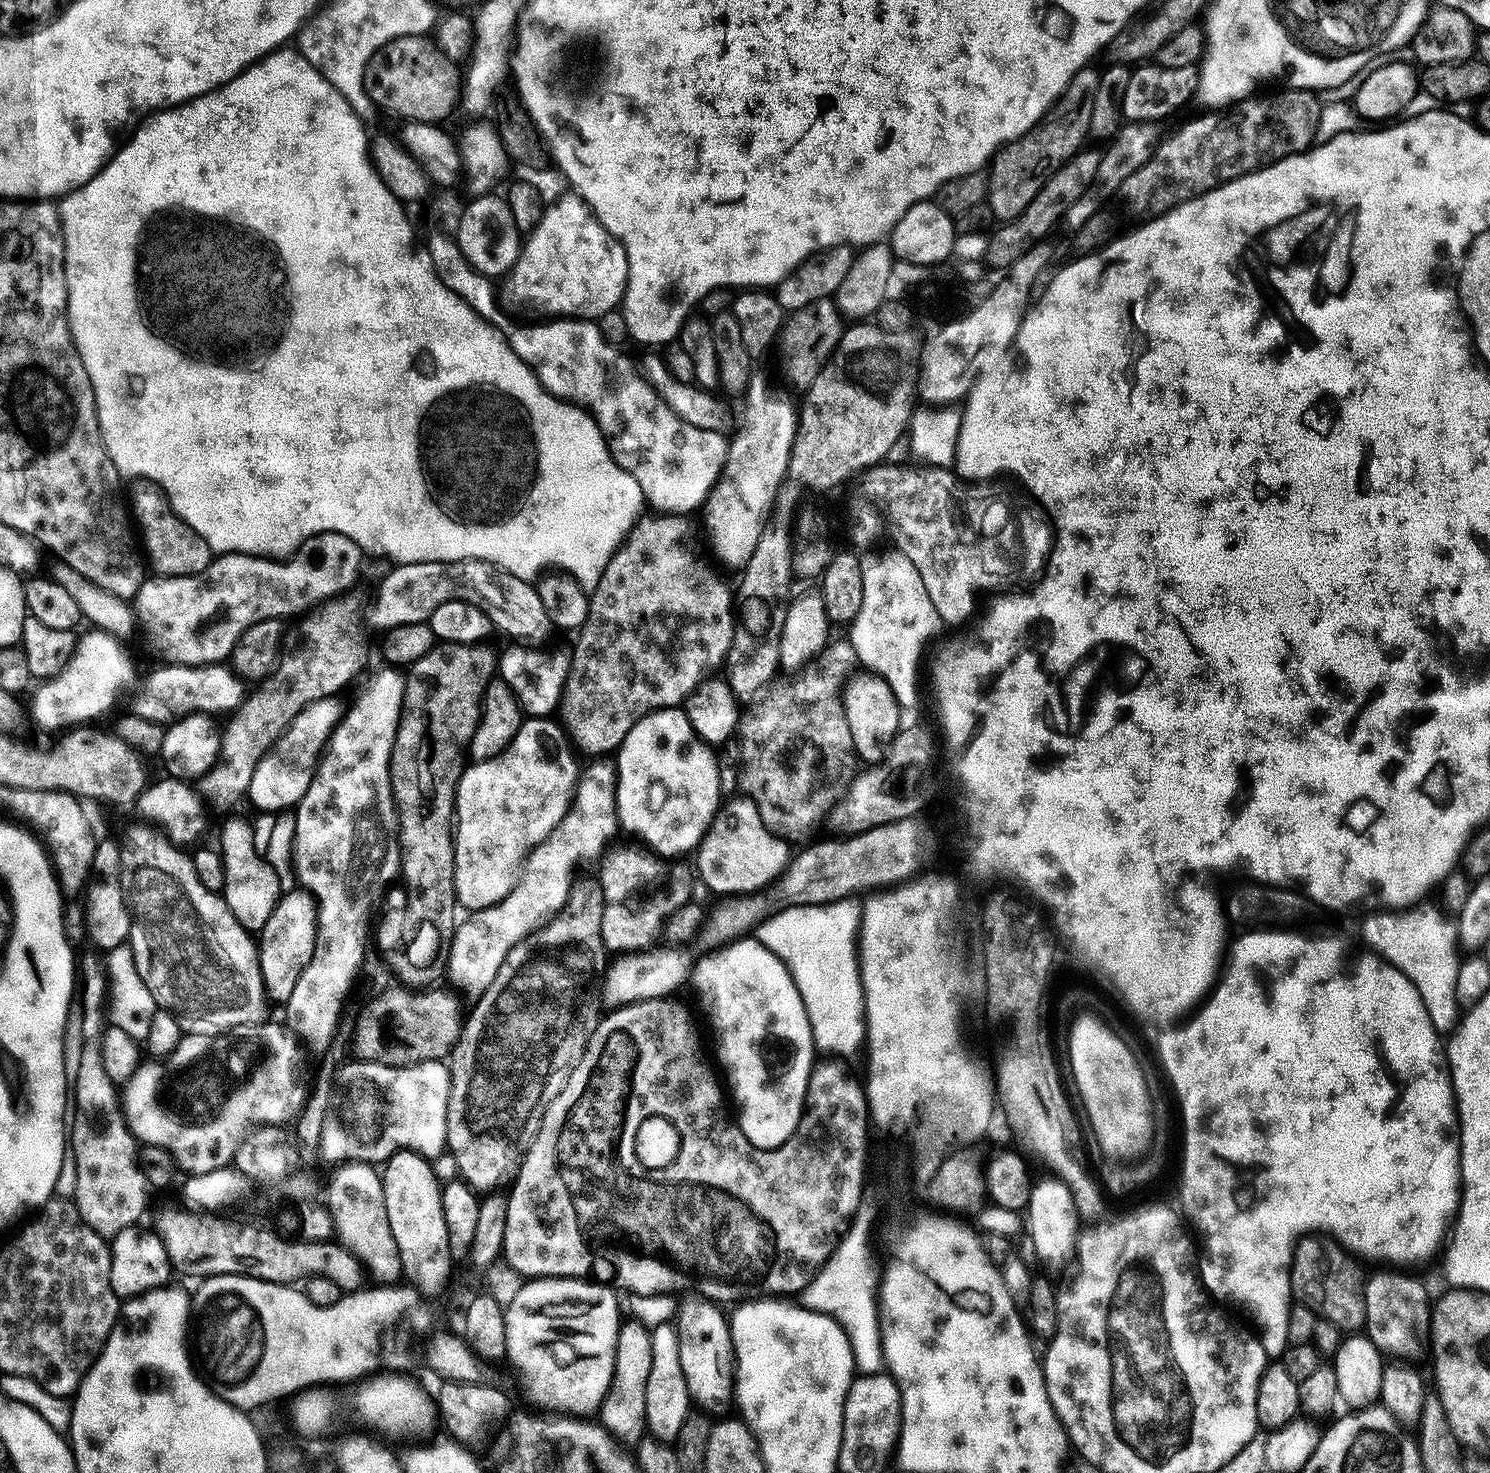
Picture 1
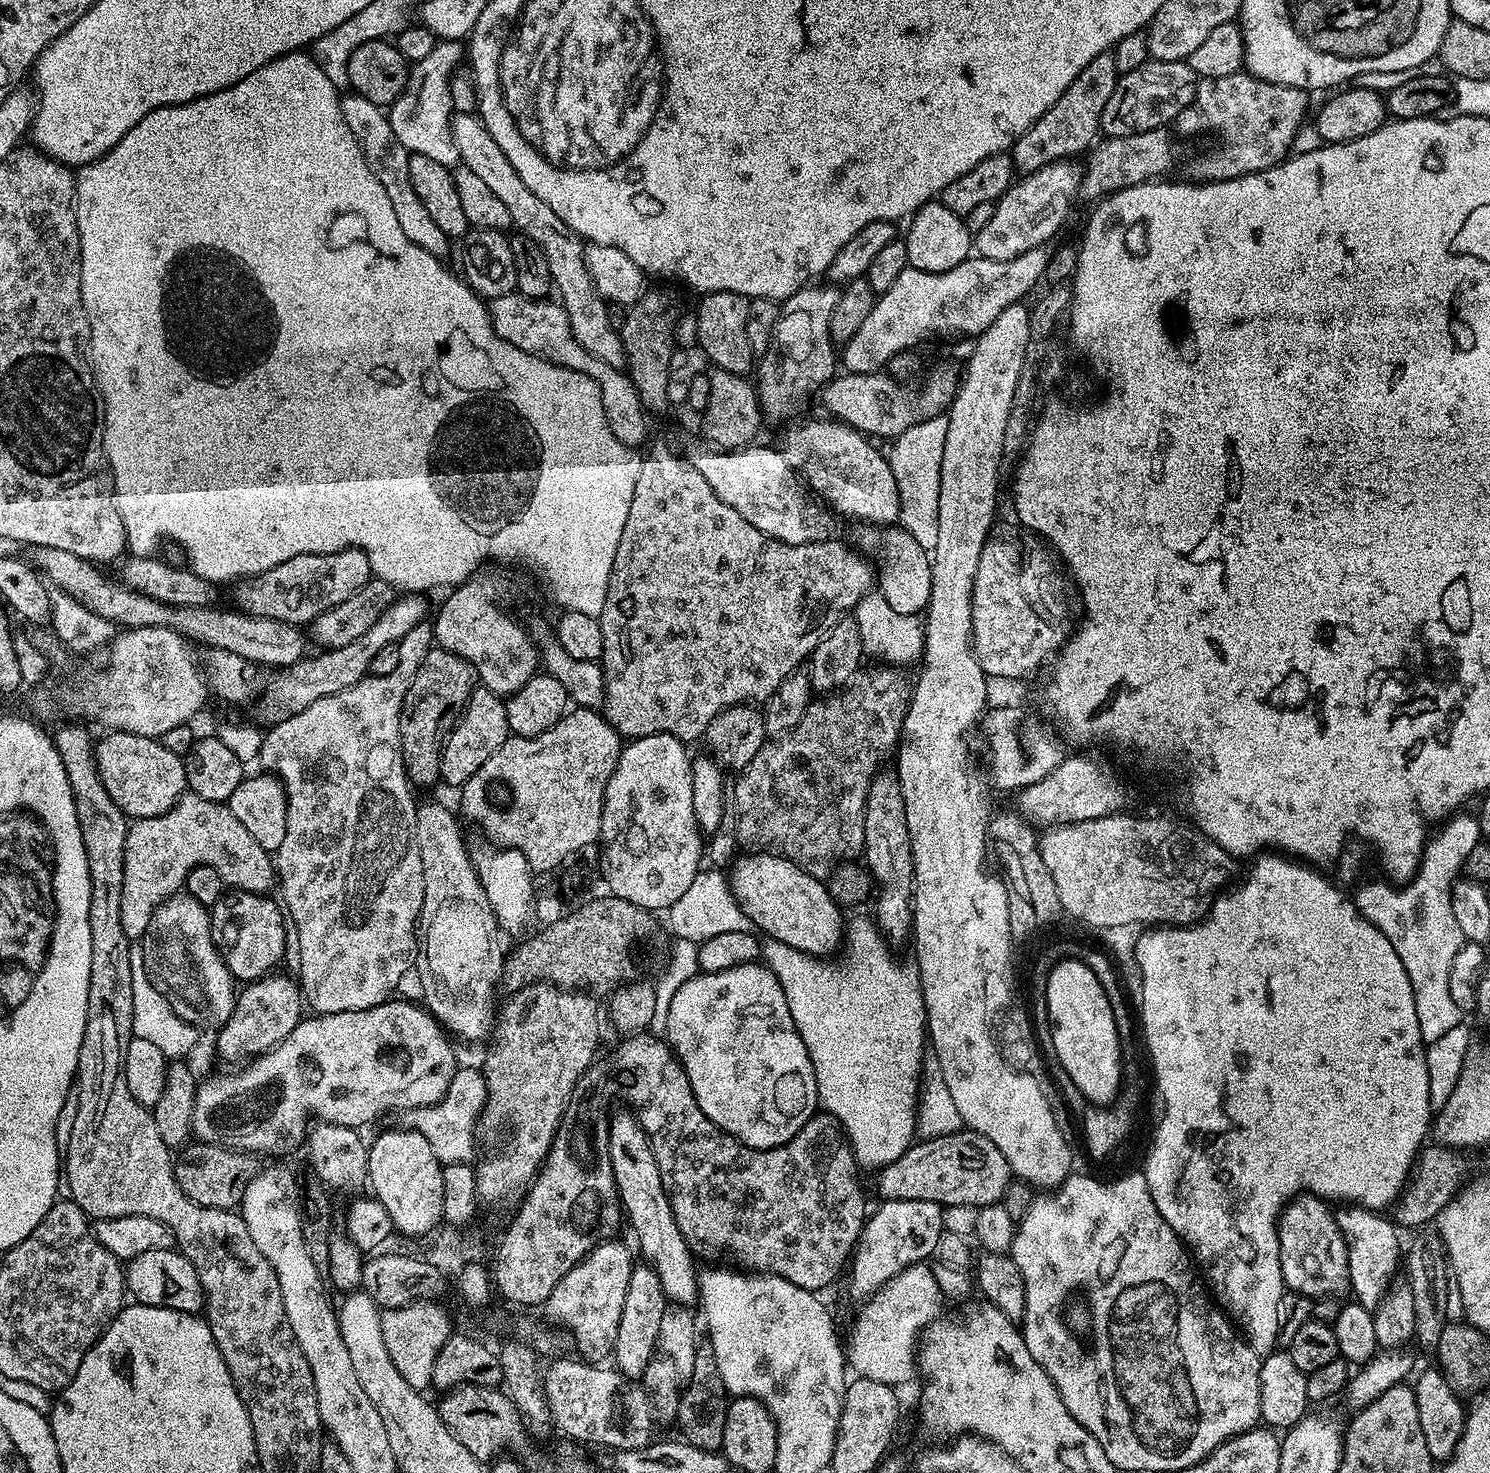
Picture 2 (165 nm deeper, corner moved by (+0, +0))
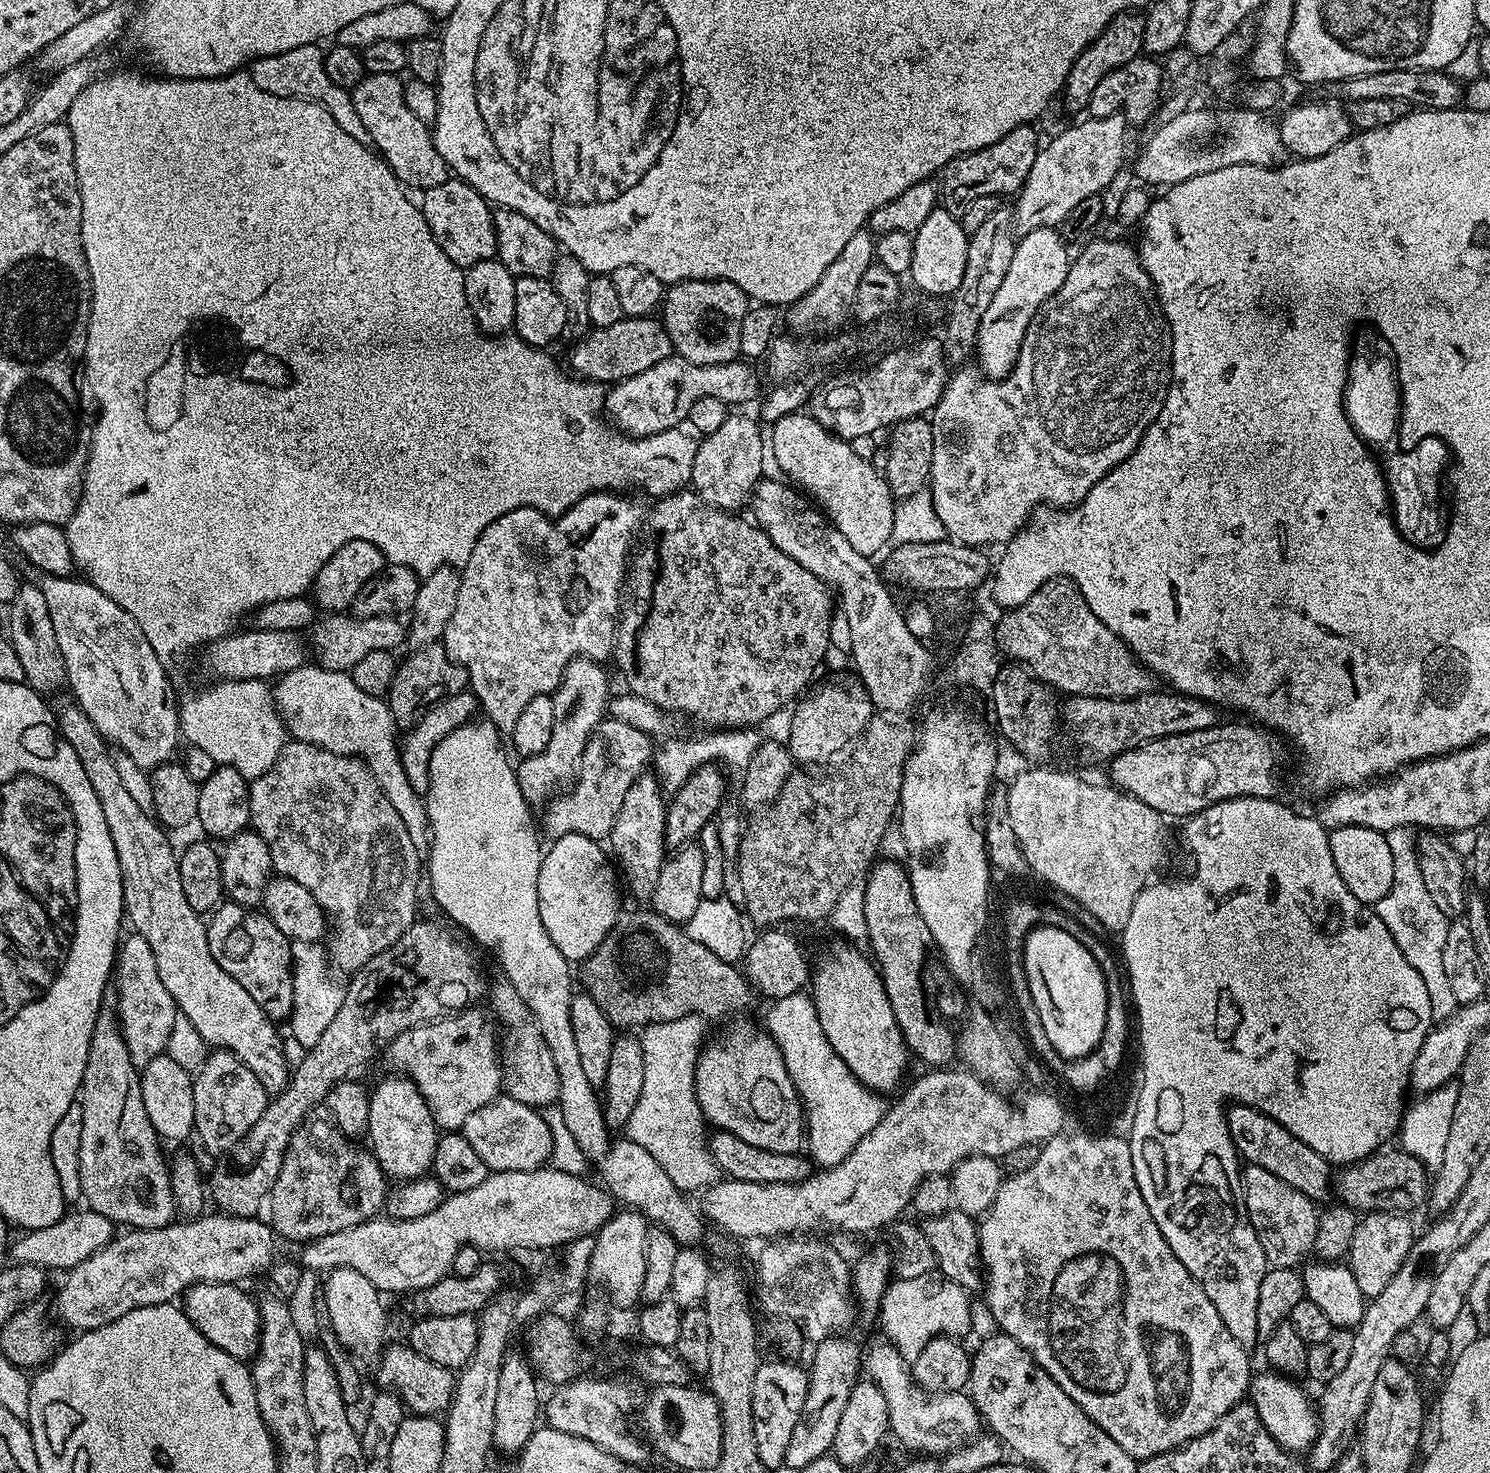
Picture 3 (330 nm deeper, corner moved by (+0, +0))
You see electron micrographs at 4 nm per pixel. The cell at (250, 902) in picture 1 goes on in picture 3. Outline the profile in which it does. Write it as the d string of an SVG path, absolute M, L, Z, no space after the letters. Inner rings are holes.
M224 902L211 913L210 919L206 925L214 962L218 962L218 966L222 966L222 970L226 970L226 974L230 974L230 978L262 1006L272 1021L287 1021L294 1002L292 946L288 937L270 922L267 914L252 906Z

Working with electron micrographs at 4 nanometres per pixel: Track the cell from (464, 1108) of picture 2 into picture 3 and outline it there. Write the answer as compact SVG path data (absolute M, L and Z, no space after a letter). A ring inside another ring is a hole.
M501 1094L486 1106L474 1110L466 1118L463 1134L466 1142L474 1146L474 1151L492 1172L506 1170L534 1170L541 1167L551 1157L554 1135L548 1124L530 1104L518 1102L513 1096Z

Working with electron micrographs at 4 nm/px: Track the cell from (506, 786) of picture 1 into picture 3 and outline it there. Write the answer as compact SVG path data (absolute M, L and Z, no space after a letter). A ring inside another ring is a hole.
M611 718L601 720L596 731L592 733L592 737L586 742L586 750L580 759L578 779L571 787L564 790L569 790L569 792L564 792L561 796L553 795L551 799L547 801L546 807L543 809L543 811L545 810L544 828L542 824L543 835L545 837L548 835L548 838L555 838L565 836L566 834L582 834L583 836L589 836L591 840L597 842L603 841L612 832L614 822L622 810L622 802L626 798L626 790L630 790L630 786L634 786L634 782L642 775L645 769L647 769L644 767L646 767L647 764L649 767L653 756L654 740L651 735L621 720L613 720Z

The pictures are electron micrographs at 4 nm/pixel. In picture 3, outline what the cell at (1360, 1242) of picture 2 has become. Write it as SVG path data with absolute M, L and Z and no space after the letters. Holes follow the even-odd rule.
M1232 1104L1227 1109L1228 1139L1234 1142L1236 1155L1241 1161L1262 1166L1262 1170L1270 1170L1274 1178L1282 1178L1294 1190L1306 1194L1313 1202L1321 1202L1334 1192L1334 1168L1328 1163L1318 1150L1310 1150L1302 1138L1294 1138L1286 1126L1274 1122L1266 1114L1262 1114L1257 1108L1251 1108L1245 1104Z

